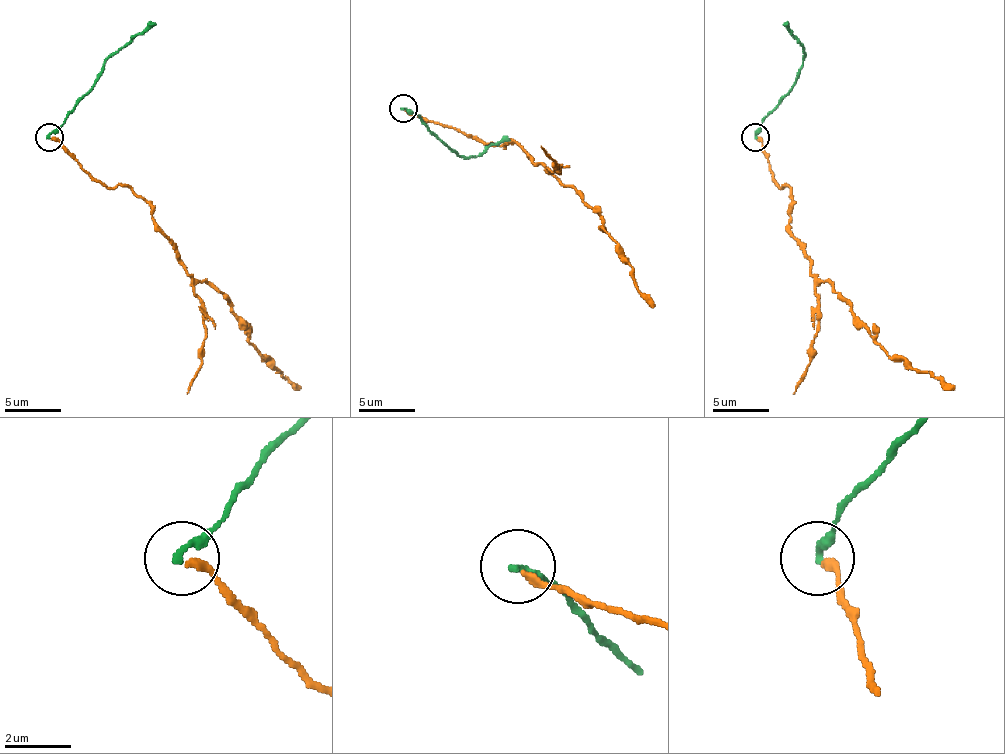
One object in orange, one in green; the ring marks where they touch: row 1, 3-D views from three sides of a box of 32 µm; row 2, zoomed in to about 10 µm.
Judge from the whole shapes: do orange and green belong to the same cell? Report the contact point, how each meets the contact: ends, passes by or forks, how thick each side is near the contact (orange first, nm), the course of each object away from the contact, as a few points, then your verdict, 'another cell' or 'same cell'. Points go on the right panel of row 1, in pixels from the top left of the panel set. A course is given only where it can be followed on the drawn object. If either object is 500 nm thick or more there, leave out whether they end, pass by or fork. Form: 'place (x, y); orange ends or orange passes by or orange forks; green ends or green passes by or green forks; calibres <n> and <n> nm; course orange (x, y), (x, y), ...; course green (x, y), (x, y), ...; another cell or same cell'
place (755, 137); orange ends; green ends; calibres 220 and 240 nm; course orange (757, 137), (774, 179), (791, 196), (791, 233), (813, 275), (838, 295), (889, 356), (900, 356), (953, 387); course green (754, 137), (765, 115), (788, 92), (805, 56), (788, 22); another cell

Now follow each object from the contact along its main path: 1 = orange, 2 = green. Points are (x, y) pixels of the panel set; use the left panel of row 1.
1: (51, 137), (96, 179), (141, 196), (192, 275), (223, 295), (248, 339), (301, 387)
2: (49, 137), (88, 92), (110, 56), (155, 22)

